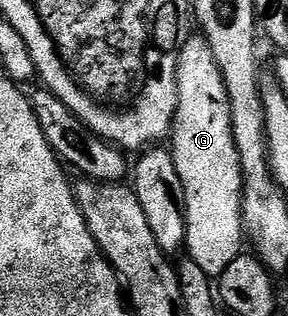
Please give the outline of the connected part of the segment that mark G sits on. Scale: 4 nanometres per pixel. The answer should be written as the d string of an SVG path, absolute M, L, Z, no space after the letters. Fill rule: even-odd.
M190 37L181 48L171 152L186 193L185 247L188 258L210 277L219 277L231 261L243 254L241 196L245 178L241 176L241 158L233 136L233 110L225 78L204 37Z

